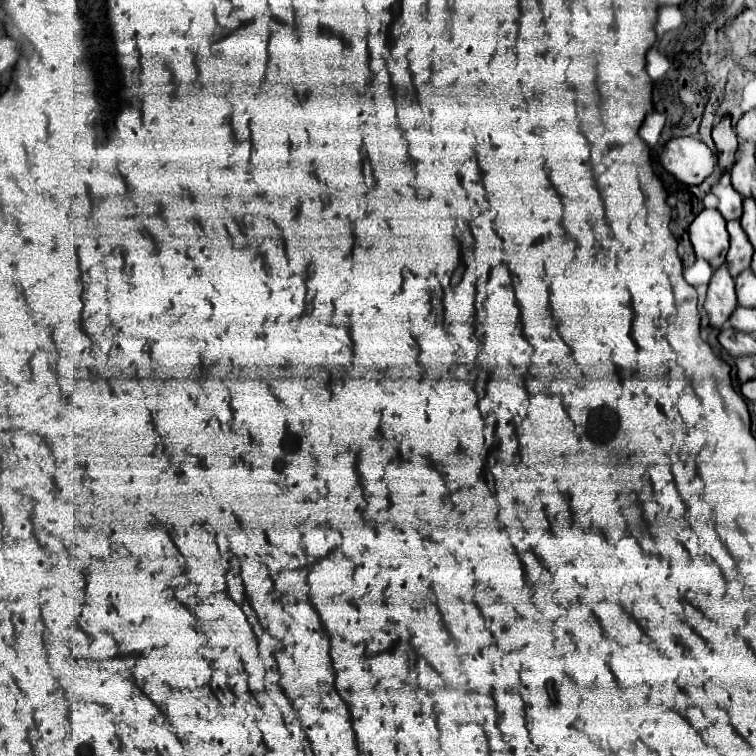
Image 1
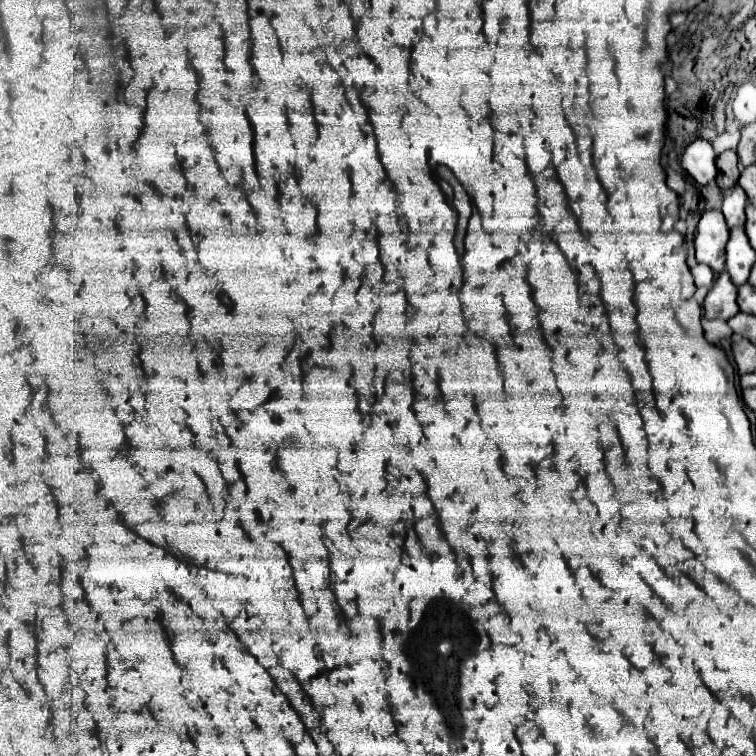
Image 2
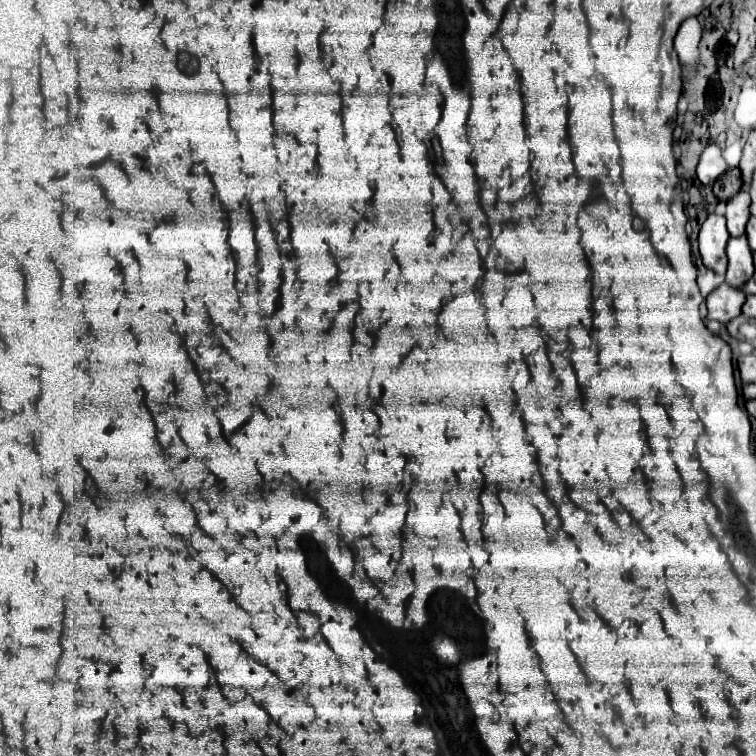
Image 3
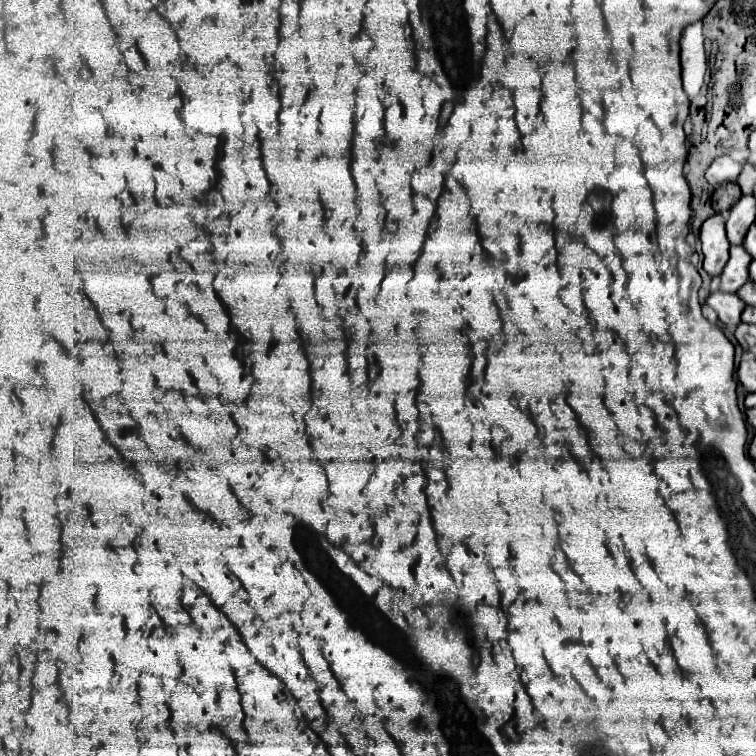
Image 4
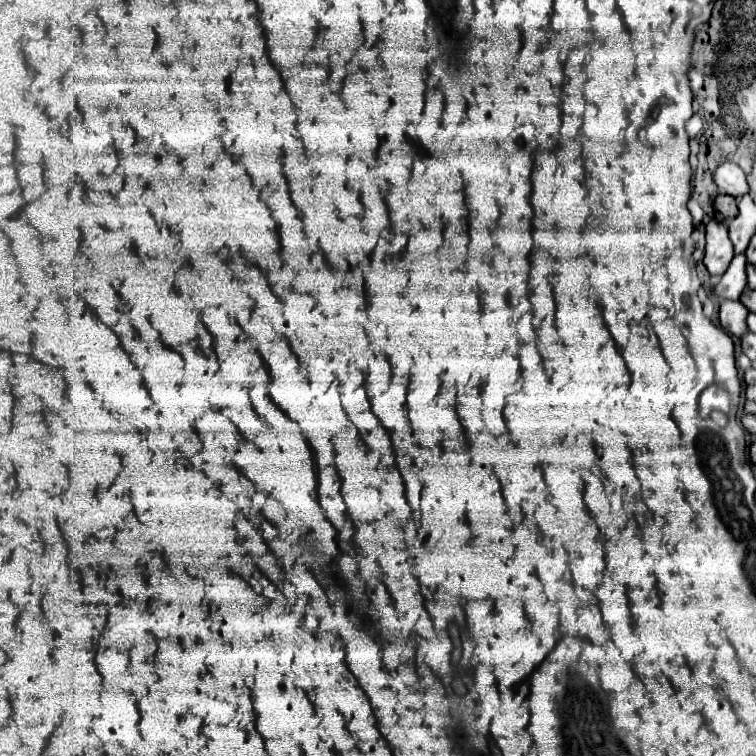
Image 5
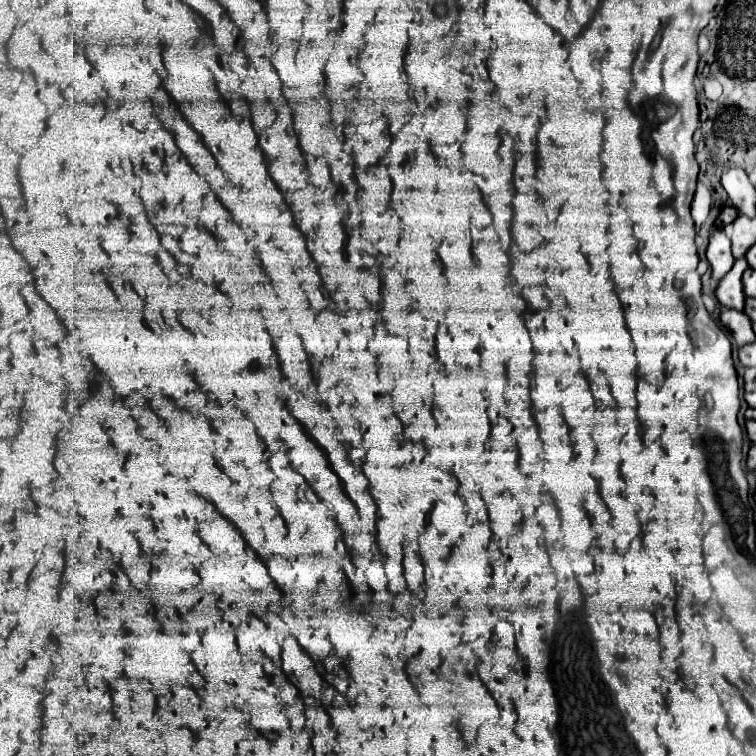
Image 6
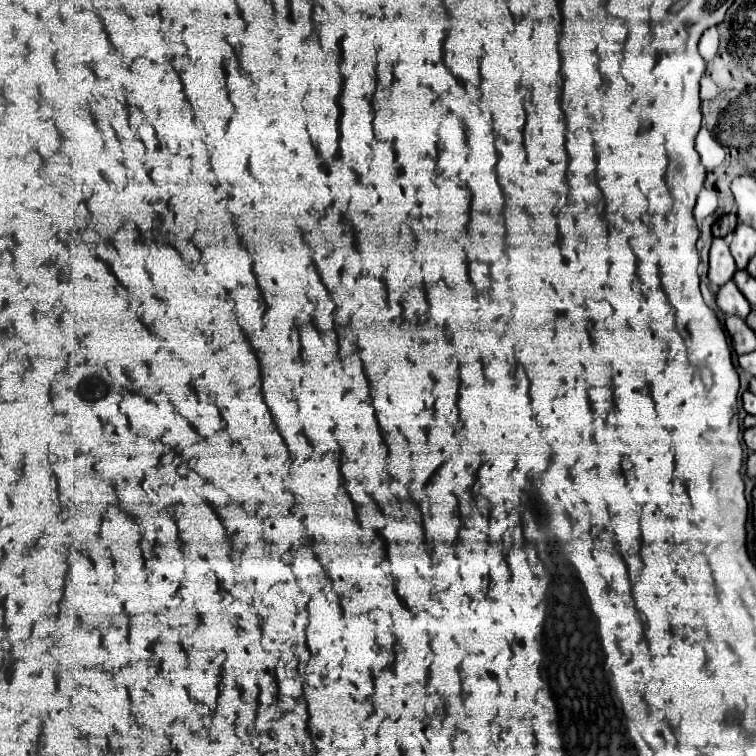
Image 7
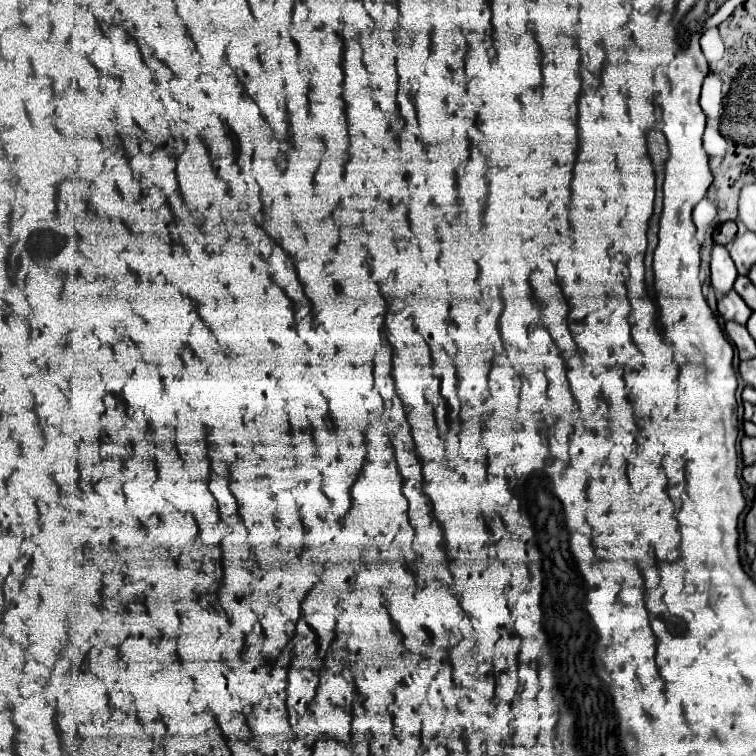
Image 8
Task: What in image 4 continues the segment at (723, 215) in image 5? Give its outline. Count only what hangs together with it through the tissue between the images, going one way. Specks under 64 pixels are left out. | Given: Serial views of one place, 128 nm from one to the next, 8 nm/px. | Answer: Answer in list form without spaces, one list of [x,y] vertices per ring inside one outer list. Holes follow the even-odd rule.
[[[724,184],[722,188],[716,188],[712,194],[712,208],[714,212],[726,212],[732,208],[732,204],[736,204],[736,200],[740,200],[742,192],[738,184]]]

